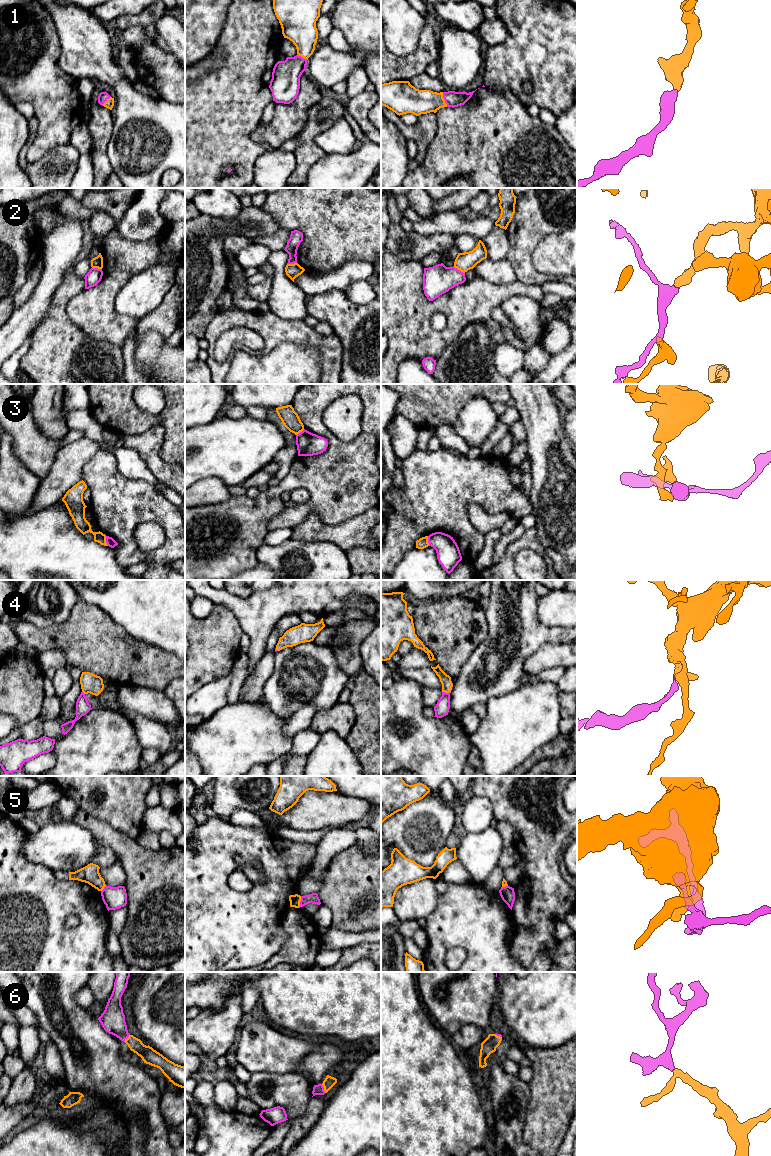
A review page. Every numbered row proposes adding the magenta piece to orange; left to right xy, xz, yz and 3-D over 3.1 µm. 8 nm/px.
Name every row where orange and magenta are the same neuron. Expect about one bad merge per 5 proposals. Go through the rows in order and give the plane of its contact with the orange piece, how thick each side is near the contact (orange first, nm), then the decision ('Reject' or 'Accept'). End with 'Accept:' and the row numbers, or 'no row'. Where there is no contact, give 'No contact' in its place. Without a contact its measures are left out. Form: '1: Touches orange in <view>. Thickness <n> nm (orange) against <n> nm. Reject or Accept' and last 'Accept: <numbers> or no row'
1: Touches orange in yz. Thickness 200 nm (orange) against 130 nm. Accept
2: Touches orange in yz. Thickness 150 nm (orange) against 240 nm. Reject
3: Touches orange in xy. Thickness 100 nm (orange) against 70 nm. Reject
4: Touches orange in yz. Thickness 90 nm (orange) against 120 nm. Accept
5: Touches orange in xz. Thickness 80 nm (orange) against 90 nm. Reject
6: Touches orange in xz. Thickness 90 nm (orange) against 80 nm. Accept
Accept: 1, 4, 6

